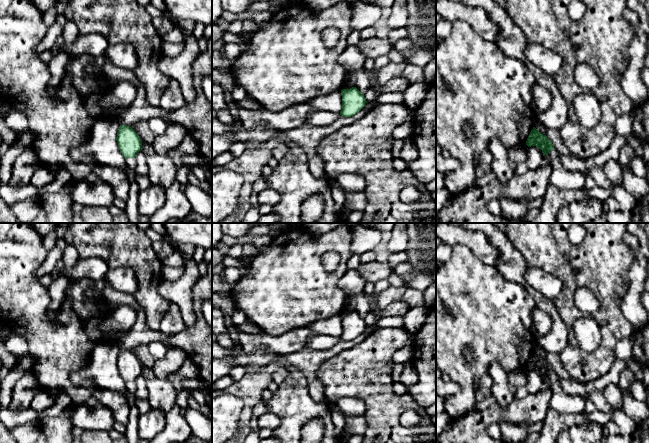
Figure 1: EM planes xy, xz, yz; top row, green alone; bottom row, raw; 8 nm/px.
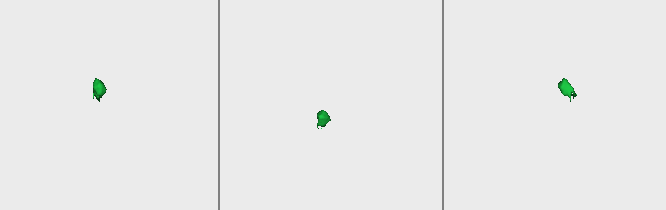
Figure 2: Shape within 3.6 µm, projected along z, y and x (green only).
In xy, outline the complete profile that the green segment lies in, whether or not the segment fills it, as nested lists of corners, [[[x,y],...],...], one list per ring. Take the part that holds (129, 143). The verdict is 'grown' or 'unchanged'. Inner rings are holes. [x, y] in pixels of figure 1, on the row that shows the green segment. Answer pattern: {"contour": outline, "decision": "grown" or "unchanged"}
{"contour": [[[120,125],[116,141],[125,159],[135,158],[136,154],[142,150],[142,142],[139,136],[130,126]]], "decision": "unchanged"}

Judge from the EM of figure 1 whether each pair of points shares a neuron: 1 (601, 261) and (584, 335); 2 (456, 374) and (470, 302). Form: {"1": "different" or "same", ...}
{"1": "different", "2": "same"}

